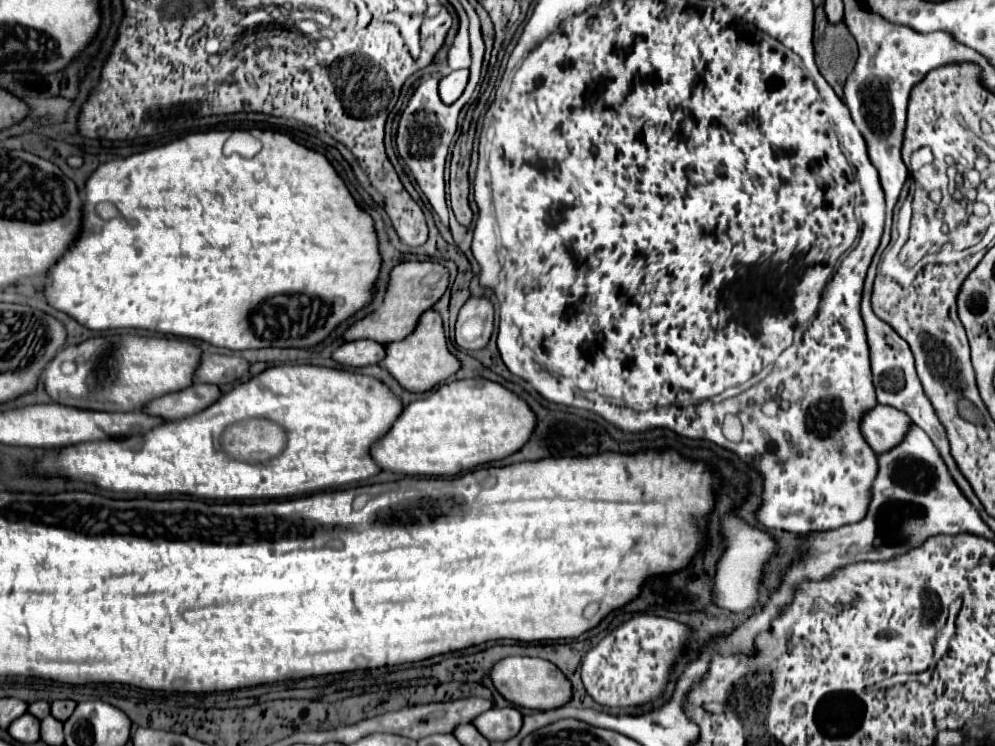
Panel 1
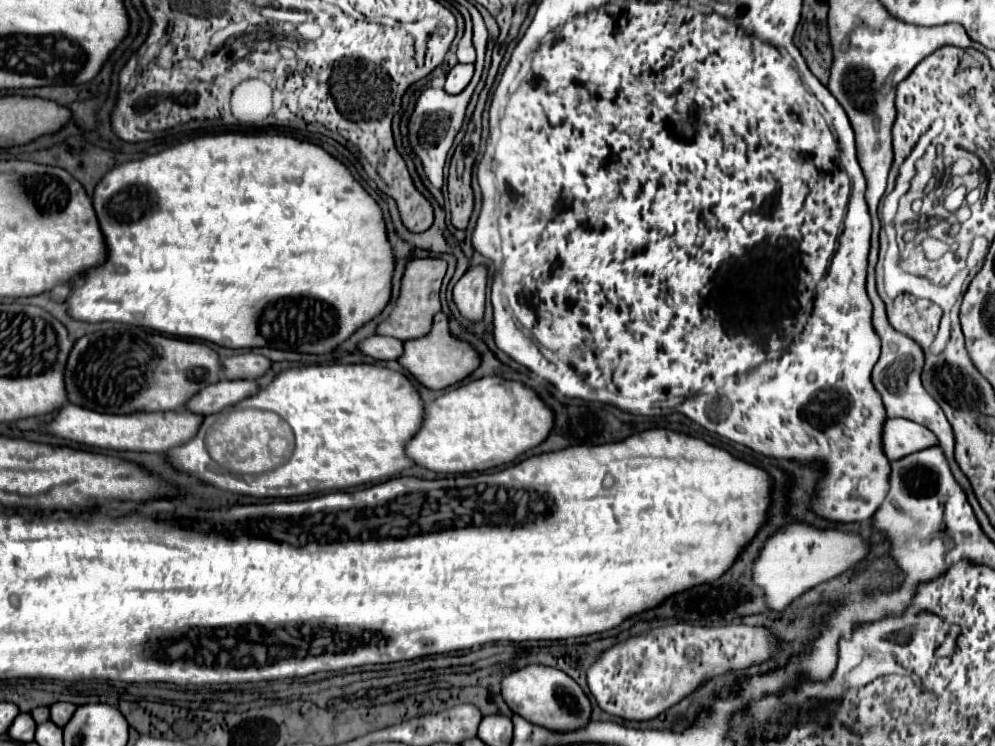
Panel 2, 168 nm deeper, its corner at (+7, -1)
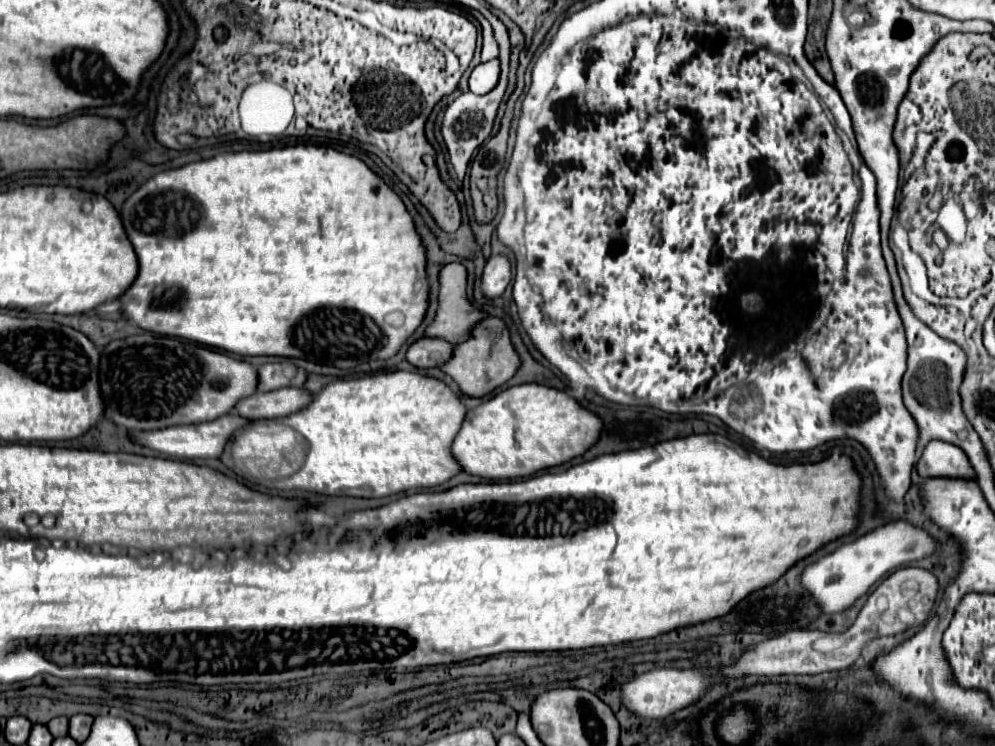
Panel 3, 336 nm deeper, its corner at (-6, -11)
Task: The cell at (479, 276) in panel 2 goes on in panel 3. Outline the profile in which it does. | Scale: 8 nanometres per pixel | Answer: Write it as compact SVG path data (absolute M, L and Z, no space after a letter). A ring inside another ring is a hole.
M491 256L485 264L483 278L481 278L481 292L485 298L493 300L503 294L505 286L511 280L511 266L505 256Z

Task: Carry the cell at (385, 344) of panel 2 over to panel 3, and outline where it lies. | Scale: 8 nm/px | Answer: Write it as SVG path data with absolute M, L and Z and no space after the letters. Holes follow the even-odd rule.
M419 338L407 348L407 362L415 368L435 368L441 366L451 356L453 346L437 338Z

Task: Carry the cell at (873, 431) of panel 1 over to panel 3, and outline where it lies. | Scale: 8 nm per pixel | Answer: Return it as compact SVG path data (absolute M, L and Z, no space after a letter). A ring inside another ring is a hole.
M931 440L927 442L919 462L917 472L921 478L951 476L951 478L975 478L975 472L961 448L949 442Z

